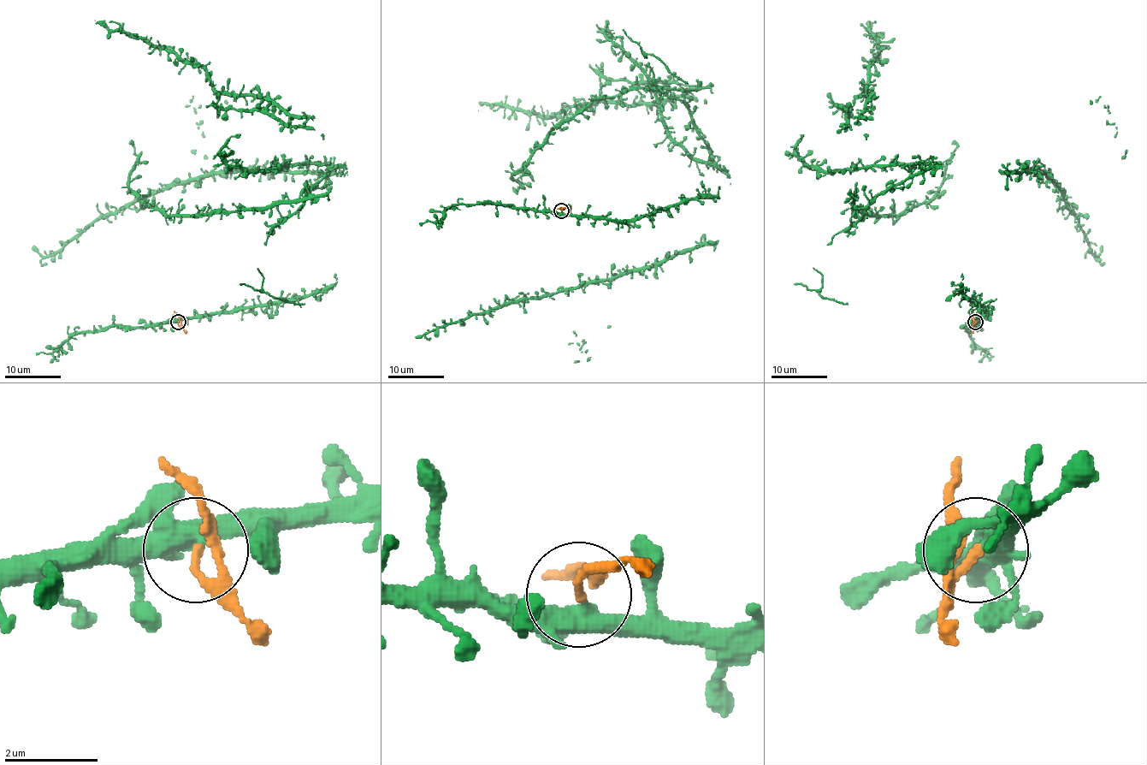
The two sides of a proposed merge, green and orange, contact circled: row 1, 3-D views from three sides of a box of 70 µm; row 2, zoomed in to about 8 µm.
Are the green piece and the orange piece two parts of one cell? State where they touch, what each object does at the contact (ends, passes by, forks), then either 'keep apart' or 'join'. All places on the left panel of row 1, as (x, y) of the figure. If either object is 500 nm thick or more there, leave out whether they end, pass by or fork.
(178, 322) | green passes by | orange ends | keep apart

